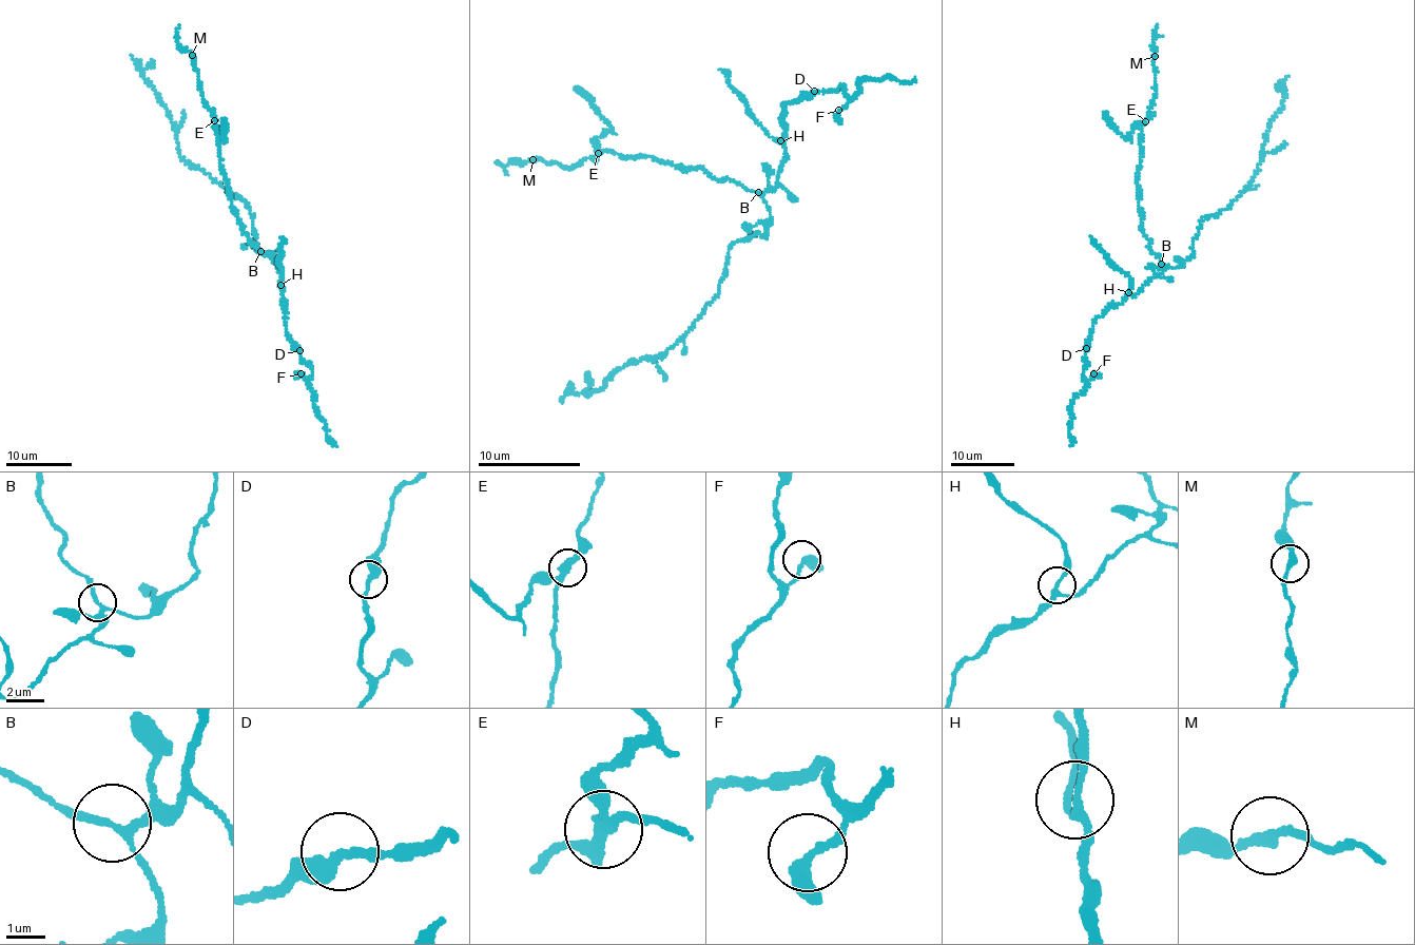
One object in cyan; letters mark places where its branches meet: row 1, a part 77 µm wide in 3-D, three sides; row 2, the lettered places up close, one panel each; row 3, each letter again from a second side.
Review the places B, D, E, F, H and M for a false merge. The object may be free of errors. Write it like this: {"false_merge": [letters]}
{"false_merge": ["E"]}

